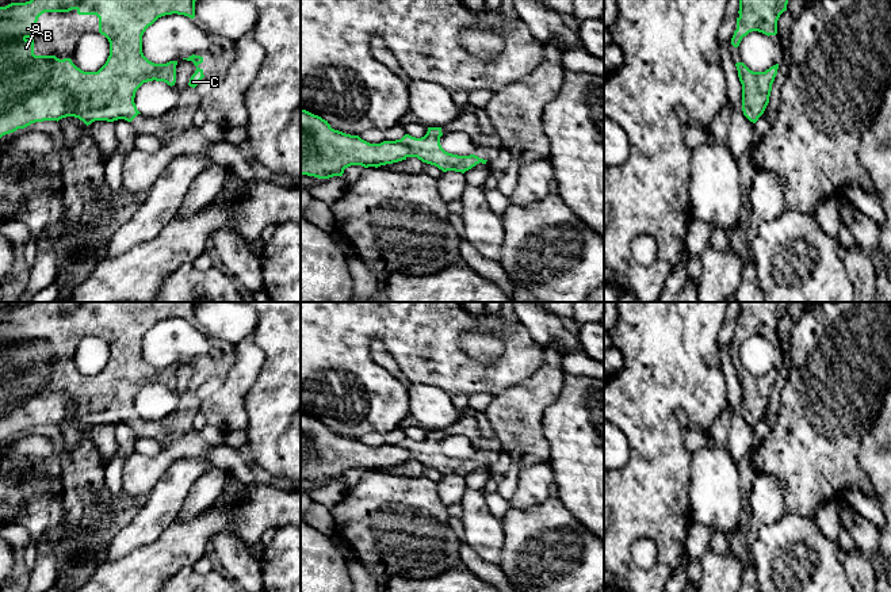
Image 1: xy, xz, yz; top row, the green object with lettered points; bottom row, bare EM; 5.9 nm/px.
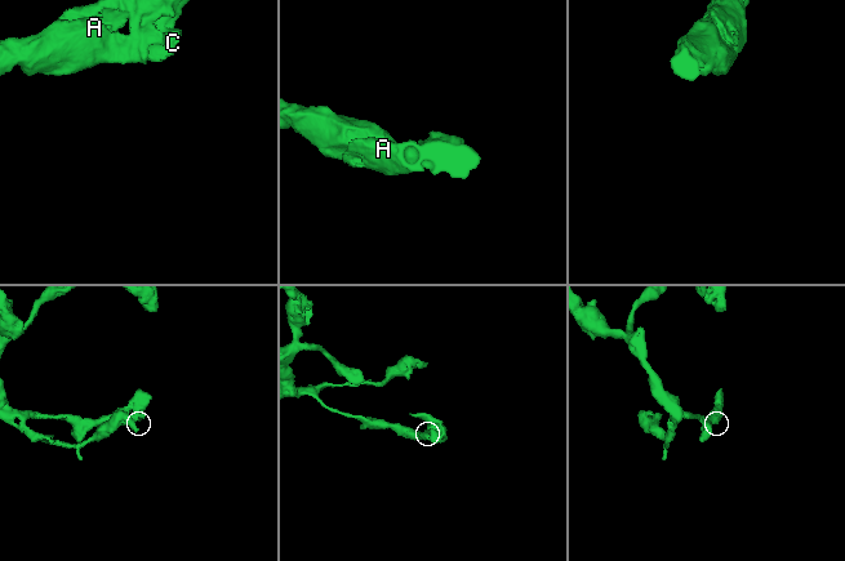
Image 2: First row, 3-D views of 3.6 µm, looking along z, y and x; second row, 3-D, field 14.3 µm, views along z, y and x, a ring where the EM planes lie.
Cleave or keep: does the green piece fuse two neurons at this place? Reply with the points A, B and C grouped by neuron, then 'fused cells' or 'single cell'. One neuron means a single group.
A B C | single cell

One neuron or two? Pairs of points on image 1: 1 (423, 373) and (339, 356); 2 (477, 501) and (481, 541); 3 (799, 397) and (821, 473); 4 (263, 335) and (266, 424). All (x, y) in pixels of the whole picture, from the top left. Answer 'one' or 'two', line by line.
1: one
2: one
3: one
4: one

